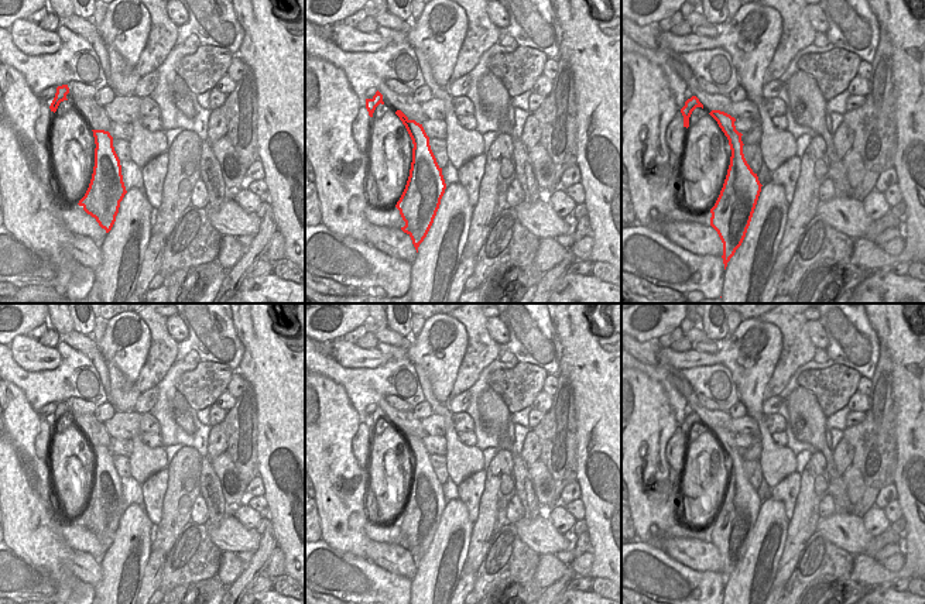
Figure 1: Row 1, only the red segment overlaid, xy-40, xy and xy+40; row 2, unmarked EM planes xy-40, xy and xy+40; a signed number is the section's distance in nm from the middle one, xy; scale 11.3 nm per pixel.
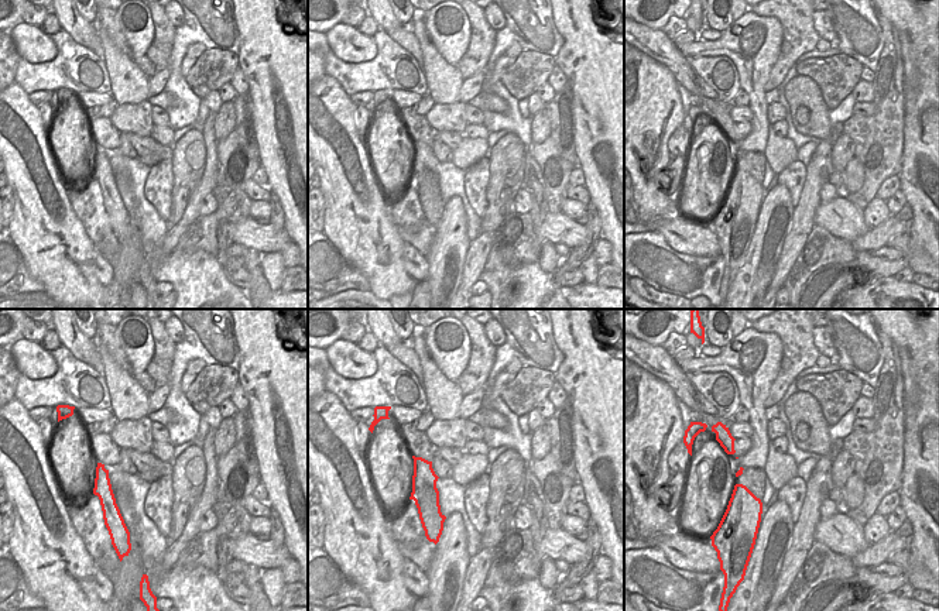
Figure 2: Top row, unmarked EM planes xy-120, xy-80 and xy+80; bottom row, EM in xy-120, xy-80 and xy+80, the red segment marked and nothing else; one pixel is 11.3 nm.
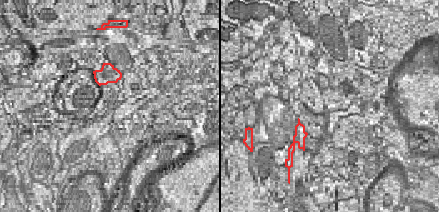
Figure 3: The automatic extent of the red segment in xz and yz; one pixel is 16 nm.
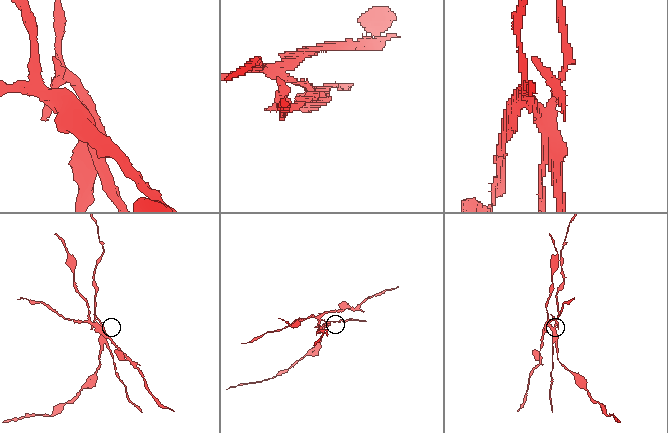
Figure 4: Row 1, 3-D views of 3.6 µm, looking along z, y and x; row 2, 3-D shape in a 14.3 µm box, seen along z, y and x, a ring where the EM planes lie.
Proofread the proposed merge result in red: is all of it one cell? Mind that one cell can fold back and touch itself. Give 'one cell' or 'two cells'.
two cells

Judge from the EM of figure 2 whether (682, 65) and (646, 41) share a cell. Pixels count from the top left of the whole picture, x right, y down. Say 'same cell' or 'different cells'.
same cell

